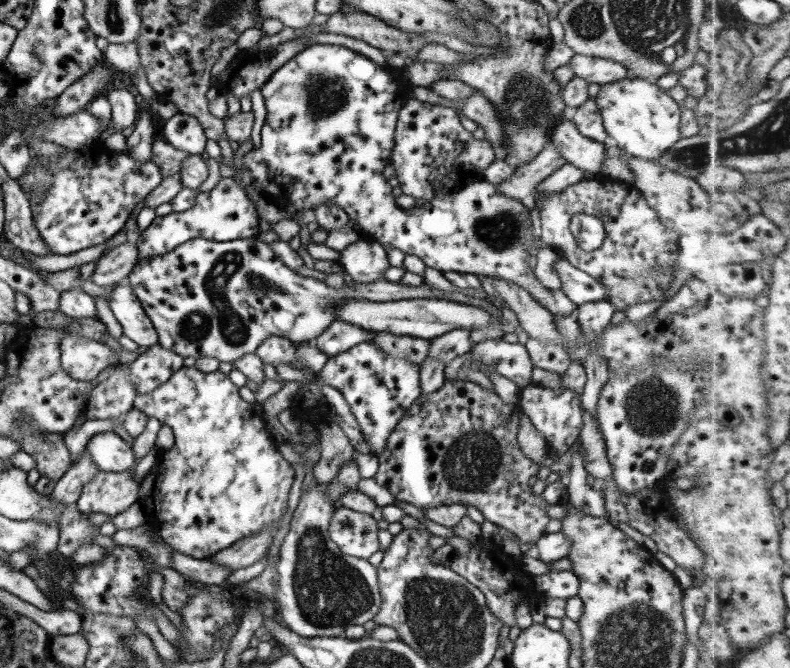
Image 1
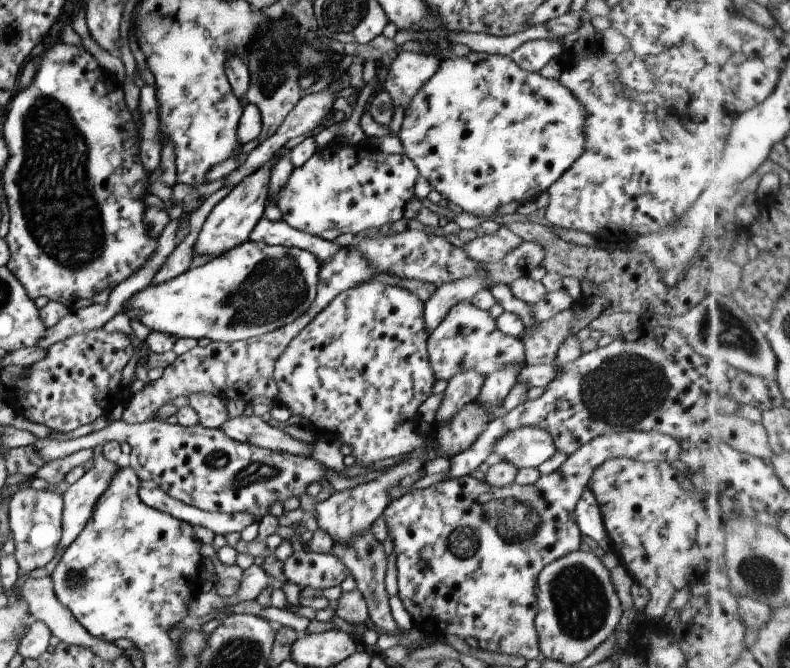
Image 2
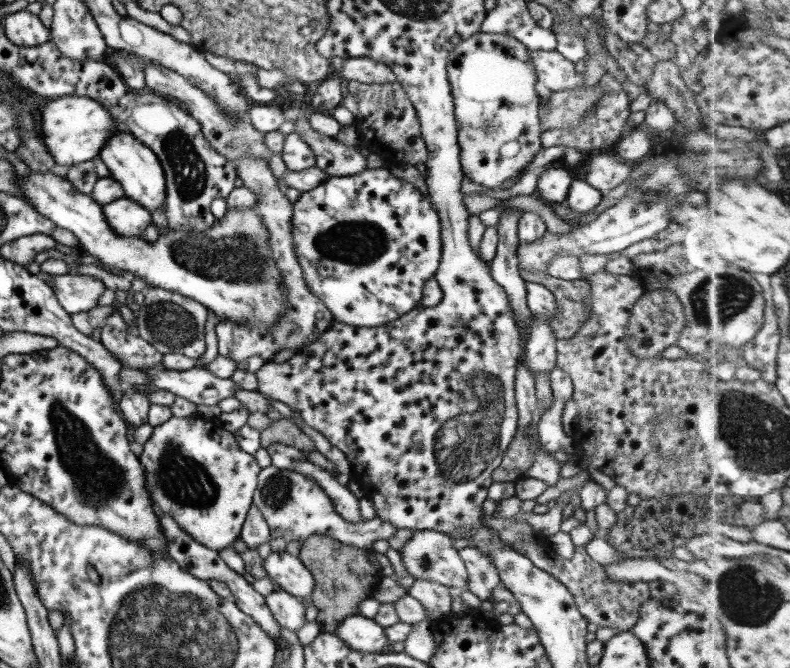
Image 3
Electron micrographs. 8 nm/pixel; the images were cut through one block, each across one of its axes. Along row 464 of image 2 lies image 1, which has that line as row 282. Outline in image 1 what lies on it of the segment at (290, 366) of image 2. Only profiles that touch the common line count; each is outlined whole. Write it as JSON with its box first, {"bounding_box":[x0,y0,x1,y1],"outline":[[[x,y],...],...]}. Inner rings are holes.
{"bounding_box":[337,238,391,282],"outline":[[[368,238],[351,243],[340,252],[337,269],[346,272],[352,282],[379,281],[381,274],[391,267],[384,245]]]}

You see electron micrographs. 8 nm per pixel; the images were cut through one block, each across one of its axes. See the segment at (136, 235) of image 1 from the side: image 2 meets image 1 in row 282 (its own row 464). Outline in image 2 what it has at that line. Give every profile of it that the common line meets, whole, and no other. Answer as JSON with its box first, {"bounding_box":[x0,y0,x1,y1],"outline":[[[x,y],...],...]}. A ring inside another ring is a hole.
{"bounding_box":[57,444,120,553],"outline":[[[101,444],[93,448],[93,459],[82,478],[62,491],[64,503],[62,534],[57,546],[57,553],[63,548],[68,548],[68,545],[73,543],[84,530],[96,501],[101,494],[104,494],[111,478],[120,468],[116,463],[112,464],[105,460],[102,448]]]}

